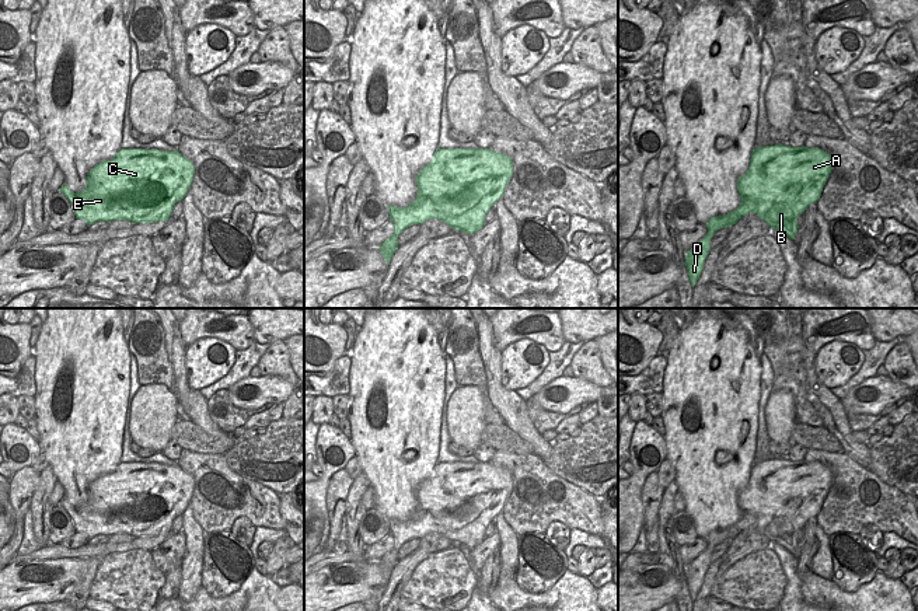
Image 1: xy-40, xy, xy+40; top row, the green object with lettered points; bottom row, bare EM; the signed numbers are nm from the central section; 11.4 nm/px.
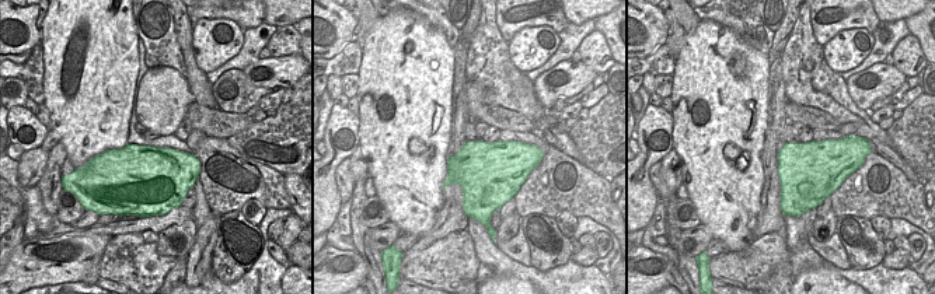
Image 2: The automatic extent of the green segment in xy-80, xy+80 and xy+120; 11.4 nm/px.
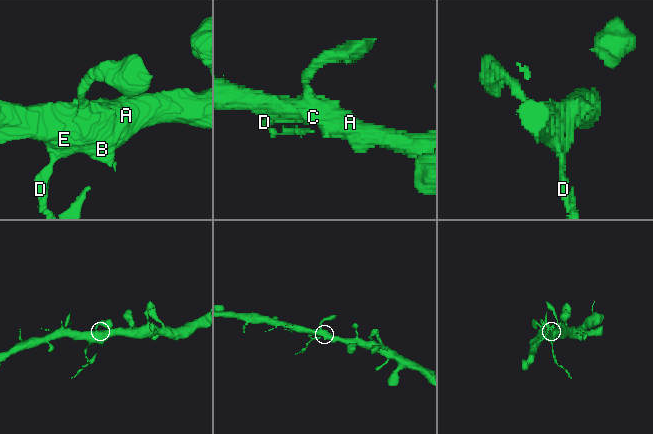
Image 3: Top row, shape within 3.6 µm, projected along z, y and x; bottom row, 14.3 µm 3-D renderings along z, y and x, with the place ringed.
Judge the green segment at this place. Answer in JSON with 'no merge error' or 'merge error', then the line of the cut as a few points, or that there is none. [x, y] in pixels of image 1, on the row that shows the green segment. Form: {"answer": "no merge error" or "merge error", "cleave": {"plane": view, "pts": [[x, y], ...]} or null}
{"answer": "merge error", "cleave": {"plane": "xy", "pts": [[393, 234], [397, 238]]}}

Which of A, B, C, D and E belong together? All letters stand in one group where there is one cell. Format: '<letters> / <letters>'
A B C E / D

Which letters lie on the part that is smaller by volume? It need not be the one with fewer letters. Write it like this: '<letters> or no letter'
D

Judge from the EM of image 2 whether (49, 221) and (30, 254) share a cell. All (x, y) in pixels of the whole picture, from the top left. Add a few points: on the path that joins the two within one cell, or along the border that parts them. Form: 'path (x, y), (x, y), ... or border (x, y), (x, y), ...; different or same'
border (37, 237), (24, 240); different

